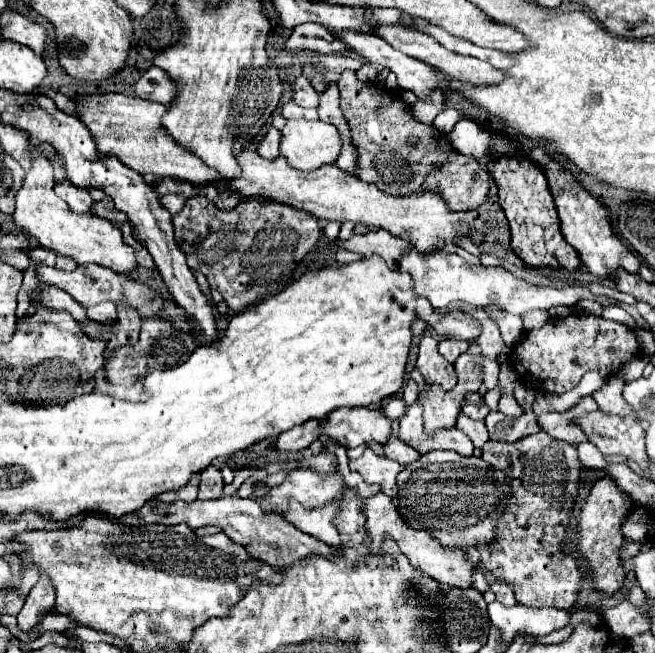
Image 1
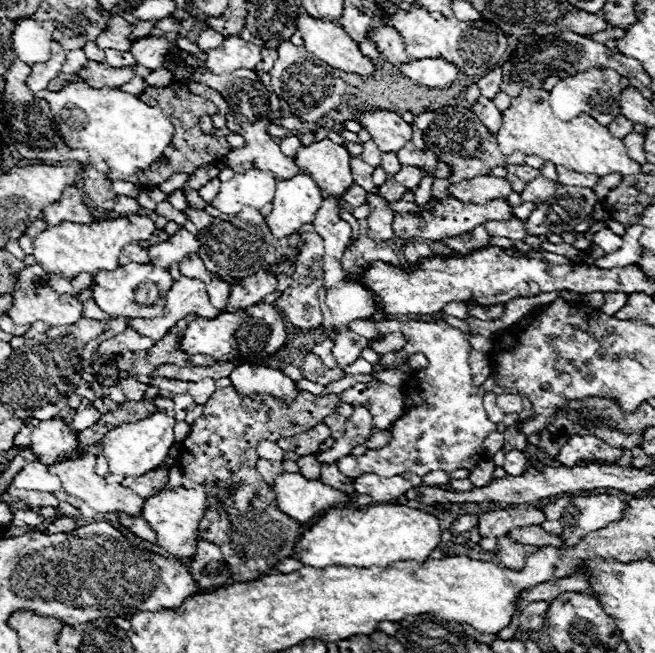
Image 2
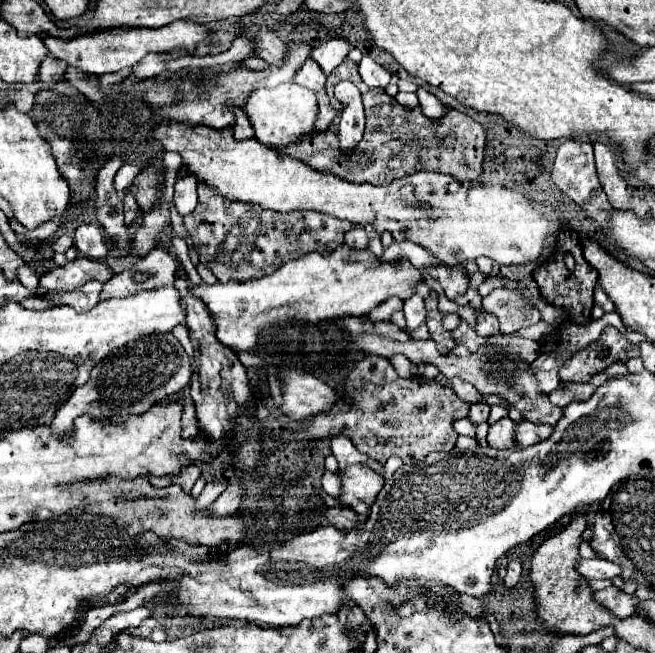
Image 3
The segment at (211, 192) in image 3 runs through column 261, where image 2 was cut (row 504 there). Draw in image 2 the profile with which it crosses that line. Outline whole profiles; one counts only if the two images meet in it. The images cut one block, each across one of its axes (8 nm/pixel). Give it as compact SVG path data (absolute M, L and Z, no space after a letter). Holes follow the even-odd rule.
M382 382L356 384L342 394L314 396L300 390L300 396L294 404L286 406L272 398L246 398L242 400L232 386L216 390L212 398L204 404L202 416L192 424L190 436L182 442L178 464L194 484L204 486L208 498L208 510L198 526L198 538L212 542L224 554L228 562L232 584L252 582L264 574L270 574L272 568L294 554L296 542L302 538L302 526L294 518L288 518L276 506L276 494L272 486L264 480L258 480L260 474L254 474L256 464L256 446L262 440L276 442L278 438L294 436L314 428L322 422L340 402L362 404L370 410L374 426L378 430L390 428L400 412L404 412L404 390L402 386L390 386ZM260 514L260 516L252 516Z

